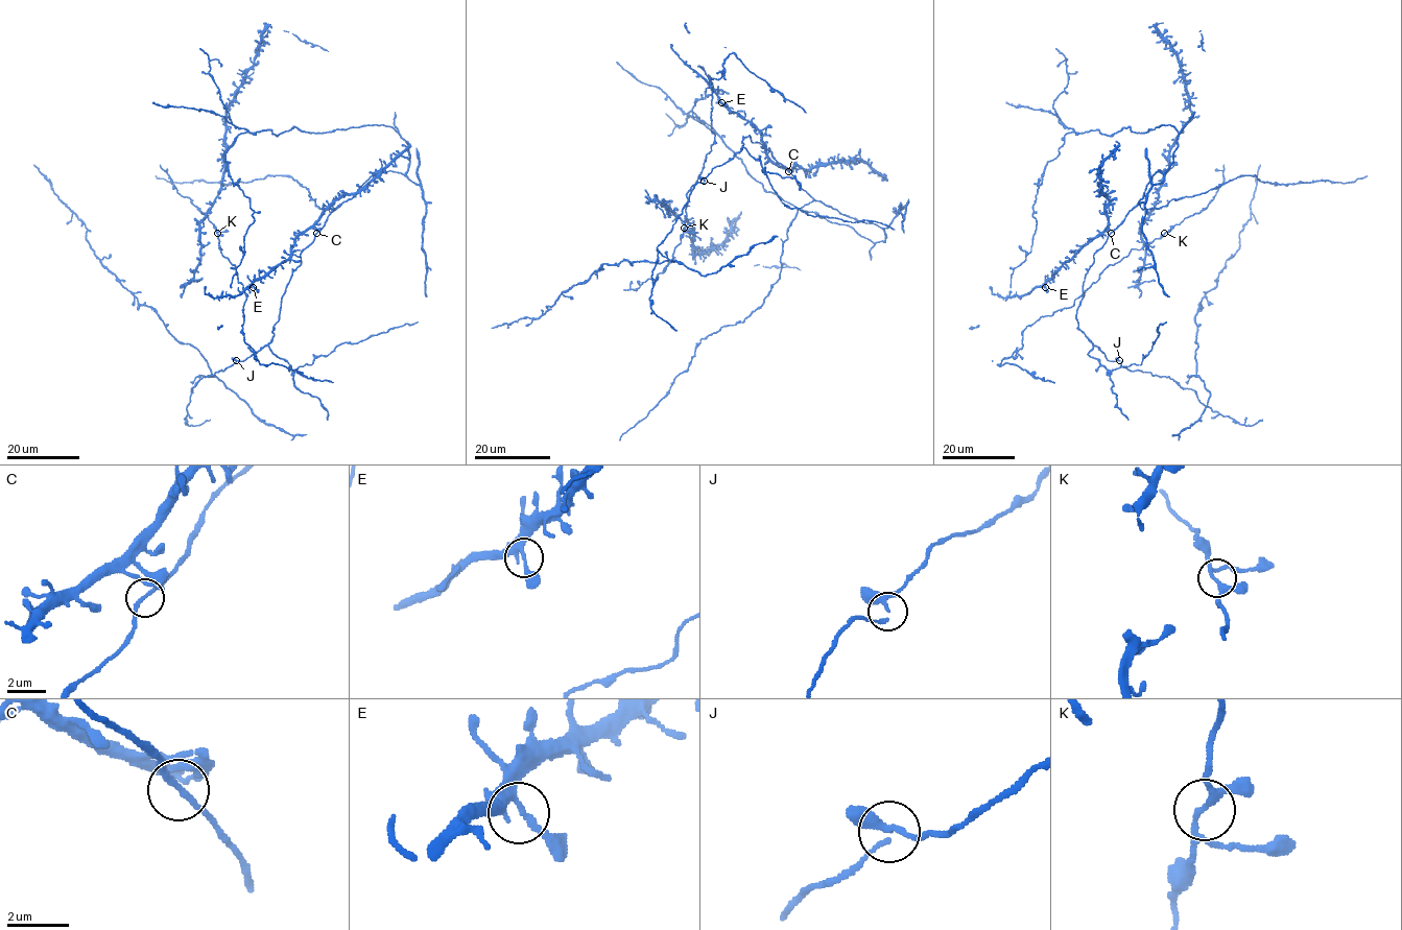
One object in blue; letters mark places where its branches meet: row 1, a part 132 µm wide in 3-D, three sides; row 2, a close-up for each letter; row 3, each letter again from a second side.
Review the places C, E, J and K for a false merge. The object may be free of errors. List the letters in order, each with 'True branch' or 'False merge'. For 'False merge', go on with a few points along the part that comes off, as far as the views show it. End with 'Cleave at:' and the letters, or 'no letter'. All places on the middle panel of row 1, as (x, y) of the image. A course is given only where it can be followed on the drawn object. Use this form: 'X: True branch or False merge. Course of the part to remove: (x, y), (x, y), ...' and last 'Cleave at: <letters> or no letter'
C: True branch
E: True branch
J: True branch
K: True branch
Cleave at: no letter

